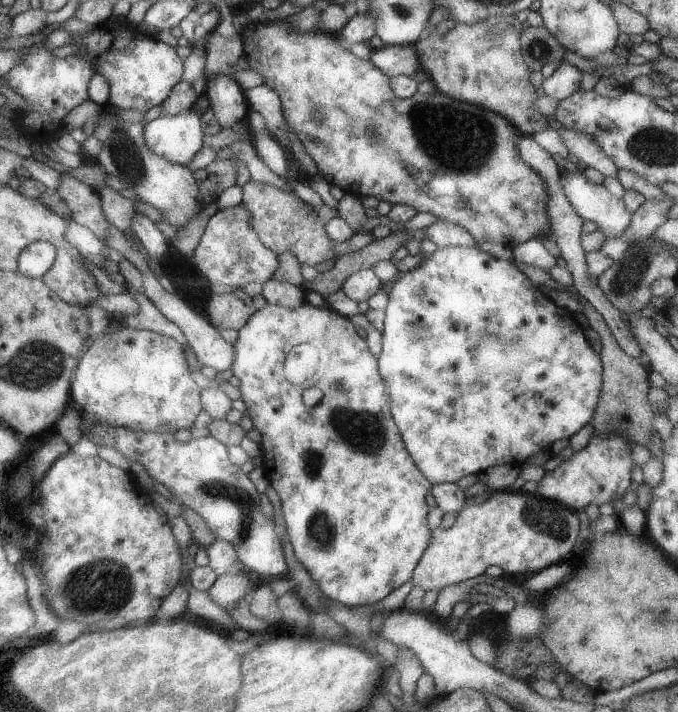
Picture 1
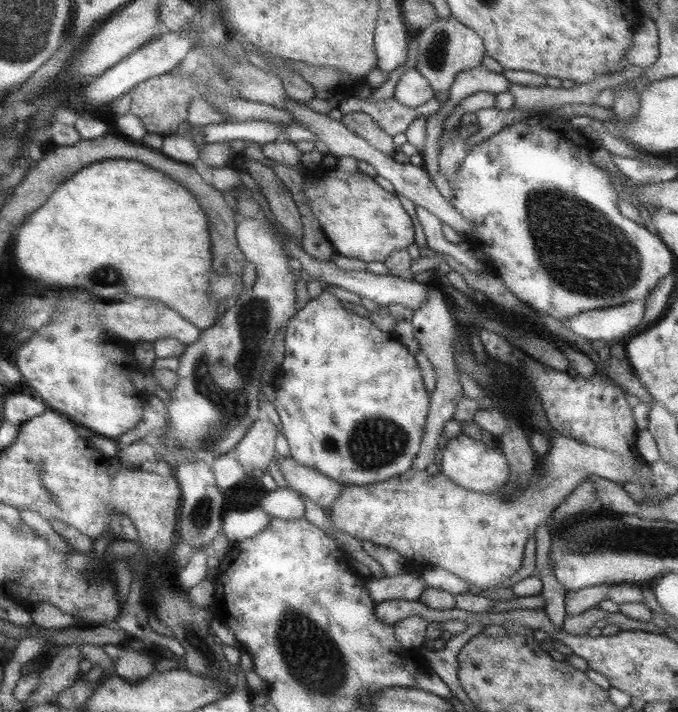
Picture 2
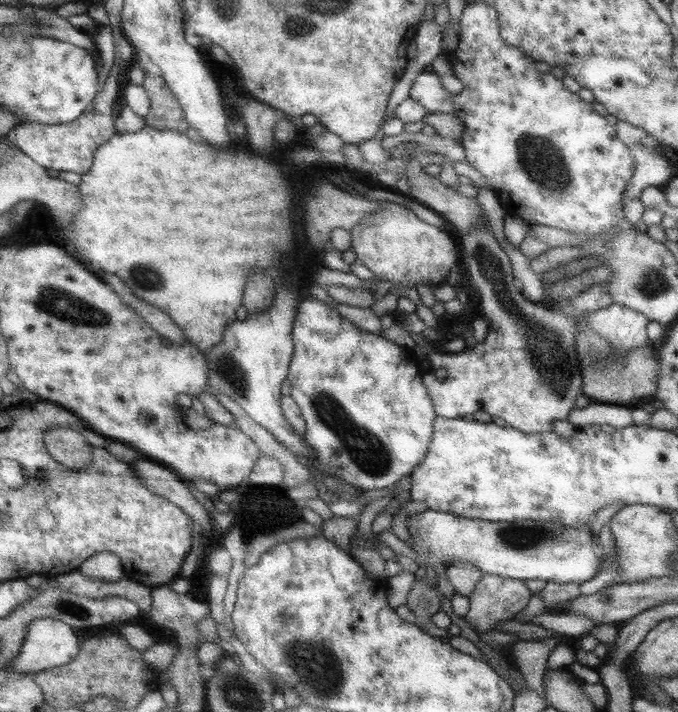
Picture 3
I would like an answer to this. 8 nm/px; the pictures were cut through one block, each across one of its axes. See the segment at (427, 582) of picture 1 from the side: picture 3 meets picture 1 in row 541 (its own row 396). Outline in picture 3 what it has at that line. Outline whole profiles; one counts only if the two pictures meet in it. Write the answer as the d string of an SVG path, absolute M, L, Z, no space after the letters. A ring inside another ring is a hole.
M478 223L476 227L472 227L468 233L462 234L458 244L462 246L461 253L463 256L461 261L464 263L463 268L467 270L466 278L470 280L472 286L475 286L475 290L478 290L480 302L482 302L480 304L480 306L482 306L482 312L484 312L488 319L488 333L486 333L486 337L484 337L481 342L478 342L474 348L468 348L457 353L445 351L437 352L434 350L434 353L429 357L431 361L430 370L423 371L423 383L426 385L426 389L428 389L431 402L436 411L436 416L454 418L462 417L464 414L474 414L474 411L486 411L492 416L499 416L502 420L505 420L508 425L516 428L516 430L520 430L520 432L526 432L526 434L548 434L548 432L554 431L554 422L566 420L568 414L570 414L570 410L577 408L576 399L578 398L578 394L582 394L582 371L580 371L580 359L578 359L578 353L576 353L576 318L584 312L591 313L595 310L606 308L614 303L614 300L612 300L612 296L610 296L610 292L608 292L607 285L596 285L578 293L578 296L576 296L574 300L572 299L572 301L566 305L566 308L560 310L550 309L548 306L544 306L544 304L530 301L522 295L522 290L518 286L516 278L514 278L514 273L512 273L512 265L510 264L509 257L506 255L506 252L502 250L502 246L500 246L498 240L494 237L492 229L490 229L490 227L478 226L482 226L482 223ZM436 368L444 368L444 370L446 370L447 377L444 380L440 380L440 378L434 376L432 370L436 370Z

